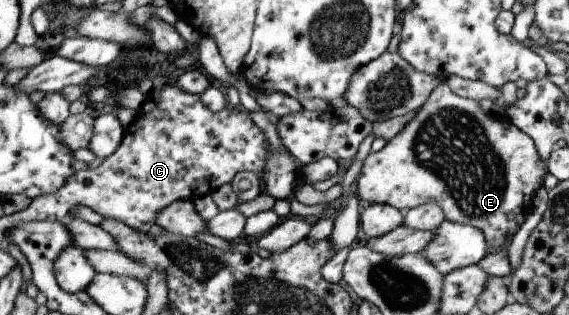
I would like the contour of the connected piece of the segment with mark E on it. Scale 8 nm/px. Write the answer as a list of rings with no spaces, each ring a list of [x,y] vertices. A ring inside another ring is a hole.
[[[441,80],[438,85],[431,91],[427,100],[414,112],[413,116],[400,128],[397,134],[394,134],[386,143],[378,150],[371,151],[363,161],[361,171],[357,175],[354,183],[354,188],[357,196],[361,199],[362,204],[379,203],[388,204],[398,211],[403,212],[407,209],[425,204],[429,201],[438,204],[442,208],[444,220],[450,223],[459,223],[471,225],[478,228],[484,236],[486,244],[486,254],[494,253],[497,248],[509,246],[512,236],[517,232],[521,224],[525,223],[529,216],[529,209],[533,194],[537,188],[542,186],[543,177],[547,173],[546,163],[539,160],[537,151],[534,147],[534,142],[524,133],[519,130],[514,124],[504,116],[491,115],[483,112],[479,101],[471,100],[470,98],[460,97],[453,94],[449,87]]]

